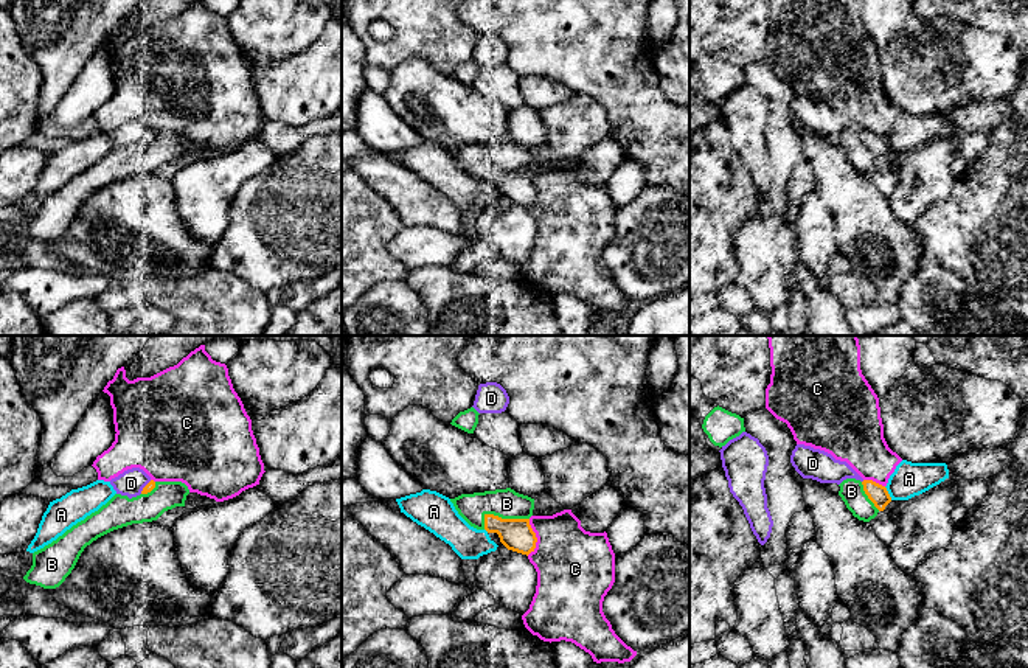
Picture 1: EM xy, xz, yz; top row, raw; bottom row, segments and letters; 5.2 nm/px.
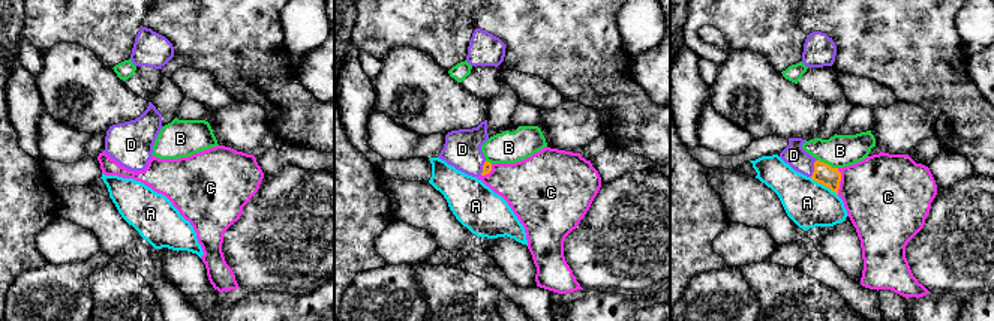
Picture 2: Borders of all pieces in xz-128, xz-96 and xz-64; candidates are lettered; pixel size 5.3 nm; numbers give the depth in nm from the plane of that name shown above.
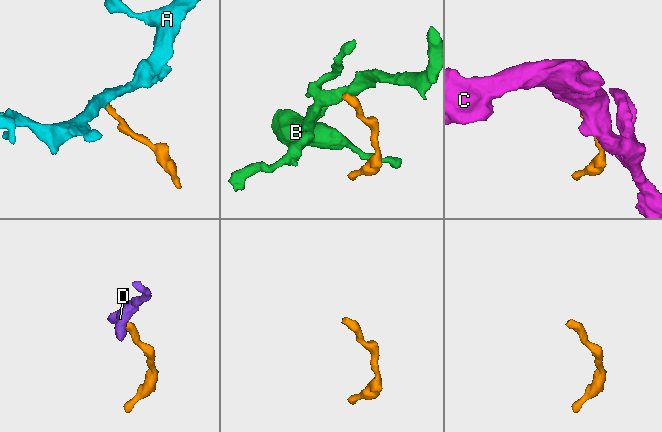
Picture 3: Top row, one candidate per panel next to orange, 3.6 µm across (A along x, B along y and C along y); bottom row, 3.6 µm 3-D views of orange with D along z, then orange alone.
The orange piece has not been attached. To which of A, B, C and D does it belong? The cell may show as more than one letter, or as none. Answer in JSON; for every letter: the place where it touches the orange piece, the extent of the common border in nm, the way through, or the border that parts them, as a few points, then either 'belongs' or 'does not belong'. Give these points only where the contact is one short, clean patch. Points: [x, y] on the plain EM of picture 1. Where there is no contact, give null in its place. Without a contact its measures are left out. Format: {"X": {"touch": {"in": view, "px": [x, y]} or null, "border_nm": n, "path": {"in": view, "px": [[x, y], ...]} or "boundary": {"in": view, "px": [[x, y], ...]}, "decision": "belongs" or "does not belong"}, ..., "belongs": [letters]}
{"A": {"touch": {"in": "yz", "px": [887, 145]}, "border_nm": 80, "decision": "does not belong"}, "B": {"touch": {"in": "xz", "px": [500, 170]}, "border_nm": 240, "decision": "does not belong"}, "C": {"touch": {"in": "xz", "px": [536, 190]}, "border_nm": 190, "boundary": {"in": "xz", "px": [[528, 171], [536, 198], [527, 207]]}, "decision": "does not belong"}, "D": {"touch": {"in": "xy", "px": [145, 139]}, "border_nm": 90, "decision": "belongs"}, "belongs": ["D"]}

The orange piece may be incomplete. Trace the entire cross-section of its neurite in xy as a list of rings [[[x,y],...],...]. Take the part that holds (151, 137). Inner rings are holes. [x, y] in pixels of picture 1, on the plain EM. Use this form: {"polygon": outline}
{"polygon": [[[132,120],[110,132],[116,146],[129,151],[148,146],[155,140],[155,134],[140,120]]]}

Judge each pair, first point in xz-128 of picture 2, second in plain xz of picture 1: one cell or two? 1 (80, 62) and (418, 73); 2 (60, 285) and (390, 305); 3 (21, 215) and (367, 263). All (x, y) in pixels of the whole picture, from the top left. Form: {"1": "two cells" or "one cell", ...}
{"1": "one cell", "2": "one cell", "3": "one cell"}

